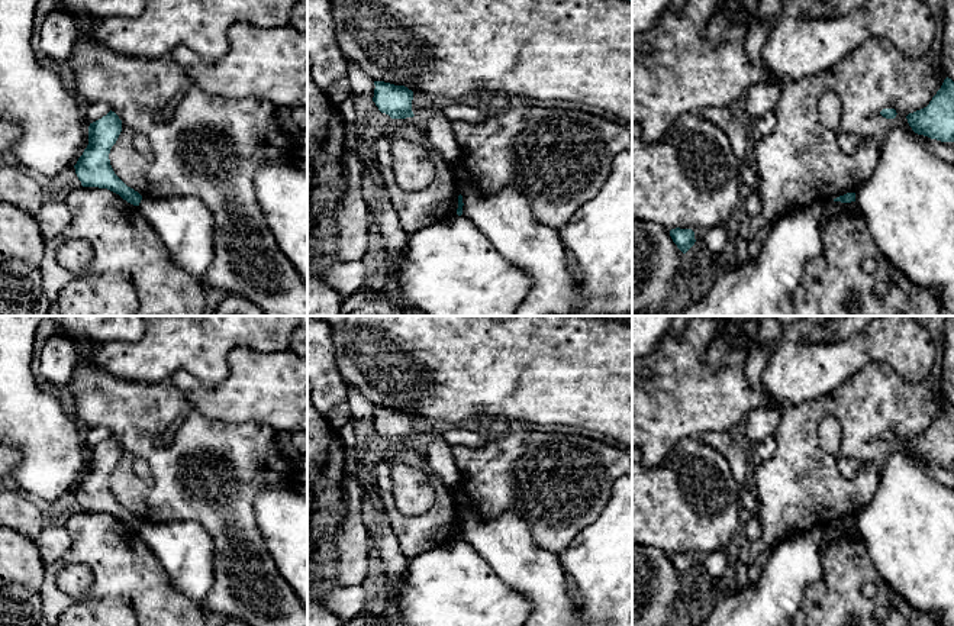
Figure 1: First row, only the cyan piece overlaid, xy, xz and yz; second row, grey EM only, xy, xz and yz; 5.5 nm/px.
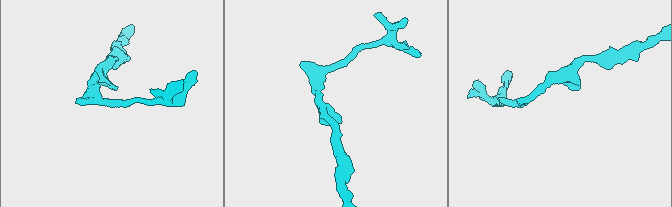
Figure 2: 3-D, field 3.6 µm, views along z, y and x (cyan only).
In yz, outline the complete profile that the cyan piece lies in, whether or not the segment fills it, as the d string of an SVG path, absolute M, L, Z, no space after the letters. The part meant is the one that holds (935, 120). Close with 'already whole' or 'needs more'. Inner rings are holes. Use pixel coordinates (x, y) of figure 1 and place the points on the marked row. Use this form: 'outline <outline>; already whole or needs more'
outline M947 77L929 104L906 119L918 135L954 142L954 81Z; already whole

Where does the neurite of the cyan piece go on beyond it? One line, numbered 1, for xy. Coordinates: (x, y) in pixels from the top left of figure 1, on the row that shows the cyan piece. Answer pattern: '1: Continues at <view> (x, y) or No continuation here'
1: No continuation here

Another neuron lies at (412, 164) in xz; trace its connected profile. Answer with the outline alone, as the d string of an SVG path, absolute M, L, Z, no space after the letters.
M405 138L394 139L391 145L391 168L403 191L423 191L436 175L432 151Z

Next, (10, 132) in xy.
M0 119L0 156L10 154L22 142L20 133L22 130L17 123Z

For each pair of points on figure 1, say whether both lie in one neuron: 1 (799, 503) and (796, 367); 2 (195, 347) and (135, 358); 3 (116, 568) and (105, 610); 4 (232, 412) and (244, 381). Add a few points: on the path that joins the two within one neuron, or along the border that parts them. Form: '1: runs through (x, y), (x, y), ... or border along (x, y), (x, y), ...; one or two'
1: border along (830, 391), (812, 400), (782, 407); two
2: runs through (180, 347), (167, 347), (150, 358); one
3: border along (74, 603), (81, 599), (122, 599), (134, 610); two
4: runs through (232, 405), (244, 393), (244, 389); one

